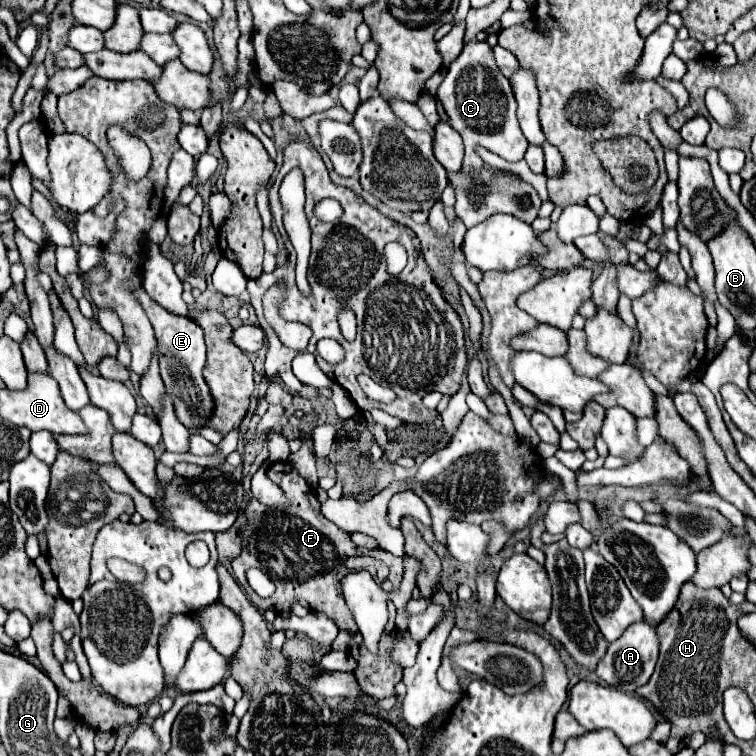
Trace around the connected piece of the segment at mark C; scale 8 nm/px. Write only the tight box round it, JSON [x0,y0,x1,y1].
[435,40,527,172]

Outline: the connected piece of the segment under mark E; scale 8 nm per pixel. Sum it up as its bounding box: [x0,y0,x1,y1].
[123,282,213,430]

